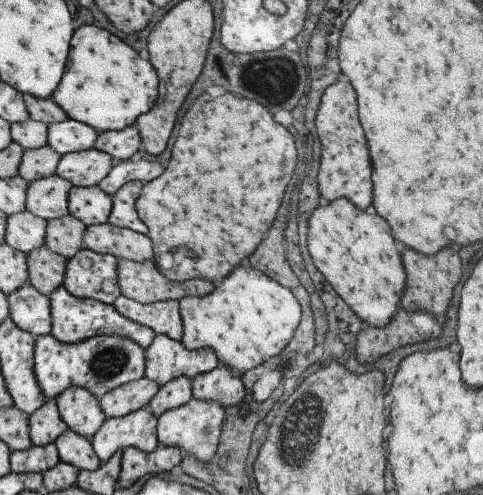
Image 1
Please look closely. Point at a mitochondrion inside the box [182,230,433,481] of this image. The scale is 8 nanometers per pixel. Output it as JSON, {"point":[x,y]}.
{"point":[300,425]}

